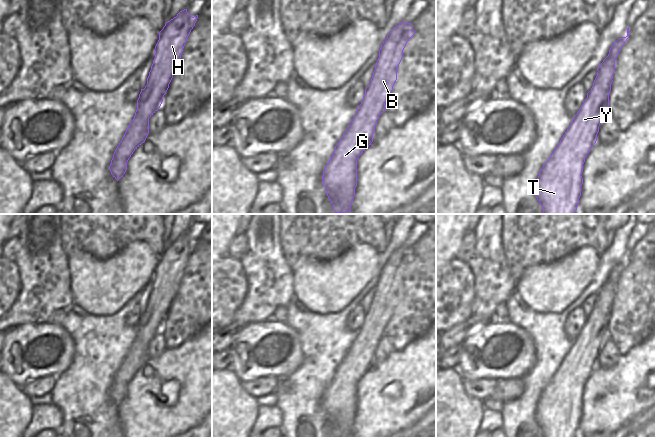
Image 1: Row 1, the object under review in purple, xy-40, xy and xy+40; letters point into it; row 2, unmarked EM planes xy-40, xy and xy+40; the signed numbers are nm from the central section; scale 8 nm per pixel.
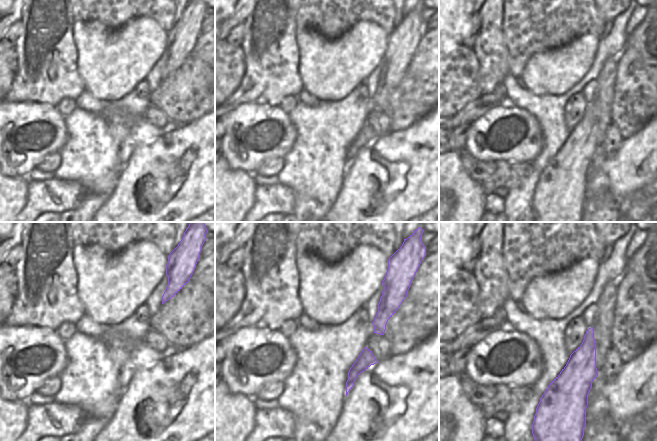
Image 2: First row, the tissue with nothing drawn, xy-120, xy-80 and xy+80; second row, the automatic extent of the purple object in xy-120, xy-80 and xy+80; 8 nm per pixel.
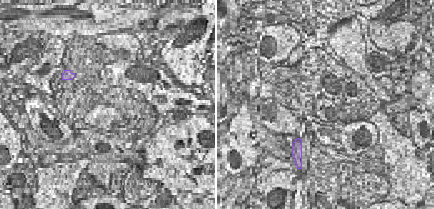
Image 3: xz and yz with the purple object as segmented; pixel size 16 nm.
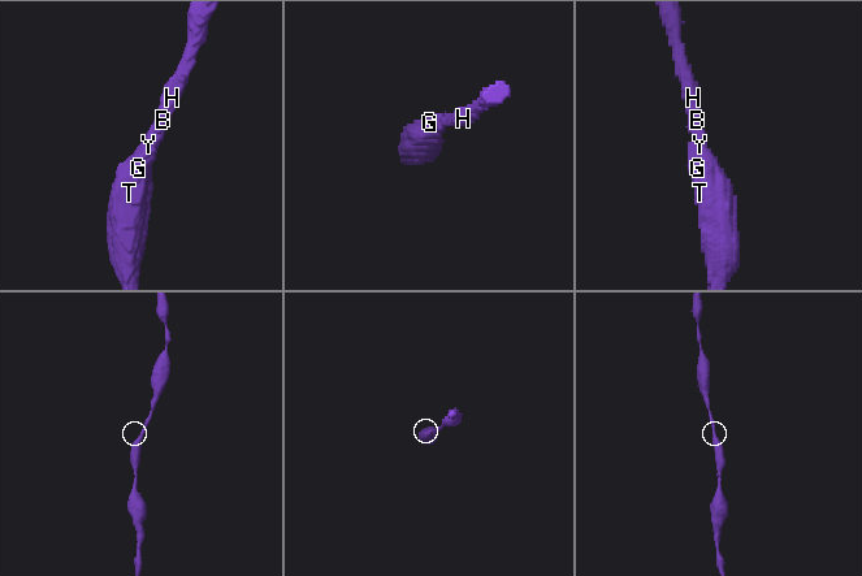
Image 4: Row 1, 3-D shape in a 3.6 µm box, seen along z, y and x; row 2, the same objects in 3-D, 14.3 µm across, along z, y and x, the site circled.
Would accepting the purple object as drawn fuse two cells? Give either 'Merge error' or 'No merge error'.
No merge error.

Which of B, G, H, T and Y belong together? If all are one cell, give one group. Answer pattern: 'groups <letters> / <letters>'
groups B G H T Y

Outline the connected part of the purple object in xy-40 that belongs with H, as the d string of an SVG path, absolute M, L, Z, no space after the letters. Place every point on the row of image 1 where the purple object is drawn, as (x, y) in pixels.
M184 9L166 22L159 32L147 85L141 89L135 116L117 146L109 166L111 174L117 181L125 174L127 162L133 152L145 142L149 134L149 118L163 102L163 97L177 70L183 48L197 18L198 15L192 17L187 9Z

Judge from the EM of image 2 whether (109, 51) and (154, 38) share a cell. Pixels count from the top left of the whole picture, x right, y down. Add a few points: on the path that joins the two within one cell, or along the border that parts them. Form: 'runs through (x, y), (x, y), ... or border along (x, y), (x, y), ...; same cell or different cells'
runs through (120, 51), (130, 51), (143, 41); same cell

